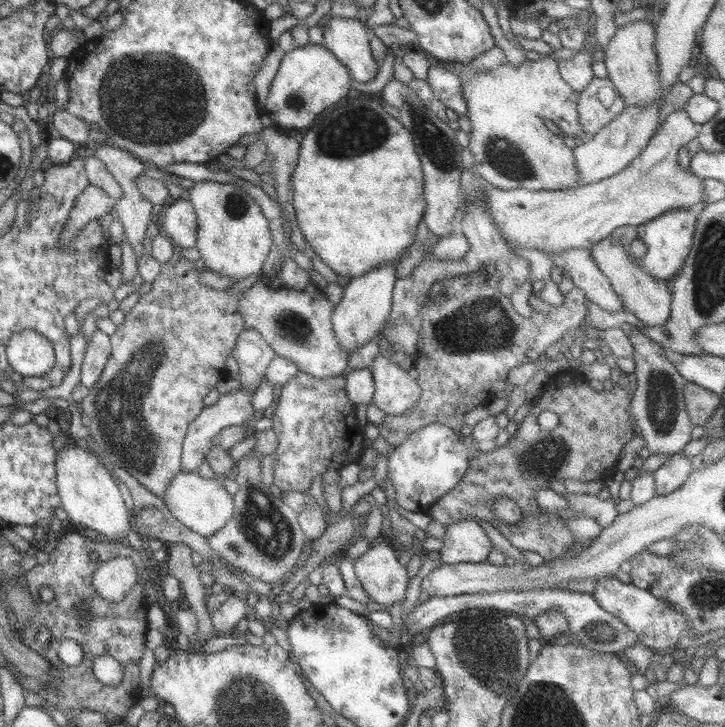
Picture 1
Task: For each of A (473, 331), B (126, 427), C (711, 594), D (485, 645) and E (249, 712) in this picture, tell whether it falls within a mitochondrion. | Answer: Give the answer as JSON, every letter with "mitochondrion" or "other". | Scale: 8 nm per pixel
{"A":"mitochondrion","B":"mitochondrion","C":"mitochondrion","D":"mitochondrion","E":"mitochondrion"}

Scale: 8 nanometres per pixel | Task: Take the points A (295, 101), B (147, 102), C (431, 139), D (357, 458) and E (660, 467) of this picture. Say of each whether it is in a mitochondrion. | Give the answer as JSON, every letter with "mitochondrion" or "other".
{"A":"mitochondrion","B":"mitochondrion","C":"mitochondrion","D":"other","E":"other"}

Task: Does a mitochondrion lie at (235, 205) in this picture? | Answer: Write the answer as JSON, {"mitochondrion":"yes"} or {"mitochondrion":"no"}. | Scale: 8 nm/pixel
{"mitochondrion":"yes"}

